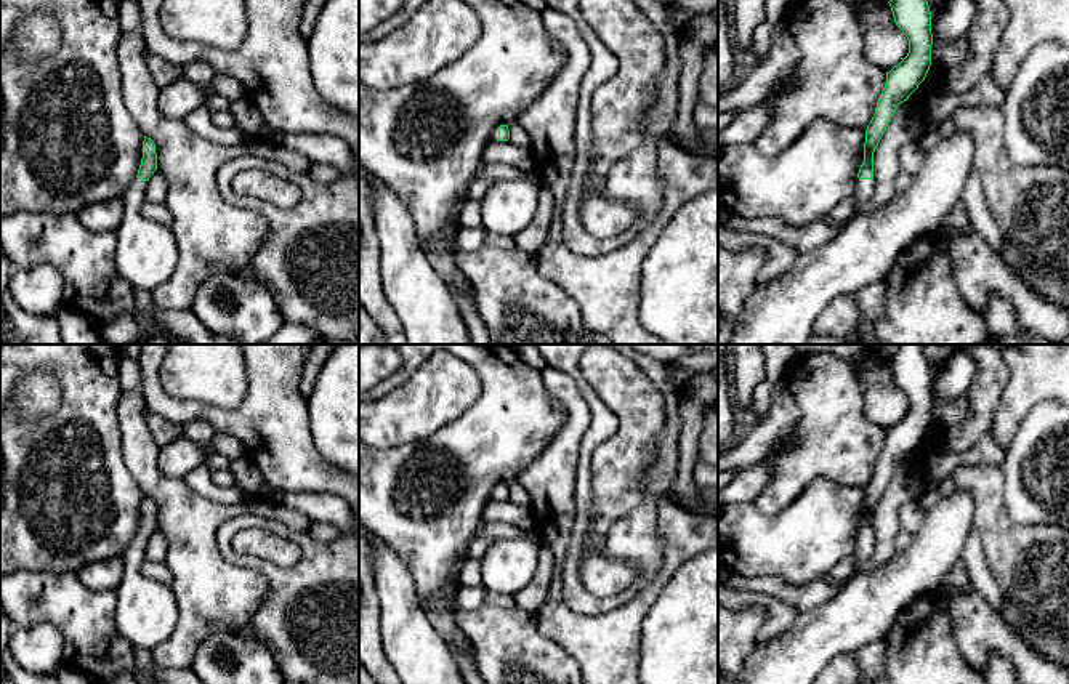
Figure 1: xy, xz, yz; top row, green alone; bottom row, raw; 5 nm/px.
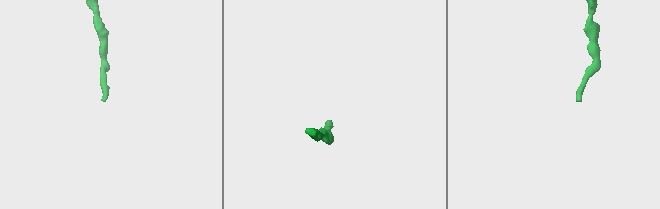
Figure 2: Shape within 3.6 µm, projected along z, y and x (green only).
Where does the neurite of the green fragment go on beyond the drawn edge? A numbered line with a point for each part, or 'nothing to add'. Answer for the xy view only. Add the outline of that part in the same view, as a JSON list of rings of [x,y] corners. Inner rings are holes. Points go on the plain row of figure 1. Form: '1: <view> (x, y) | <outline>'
1: xy (146, 614) | [[[135,537],[122,554],[123,577],[117,588],[115,626],[133,649],[152,650],[178,623],[178,604],[170,585],[139,572],[147,540]]]

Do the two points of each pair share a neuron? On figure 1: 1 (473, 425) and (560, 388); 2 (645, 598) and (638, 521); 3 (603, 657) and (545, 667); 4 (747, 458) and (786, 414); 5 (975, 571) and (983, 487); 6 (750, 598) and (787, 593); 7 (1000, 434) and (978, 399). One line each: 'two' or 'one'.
1: two
2: two
3: two
4: one
5: two
6: two
7: two

